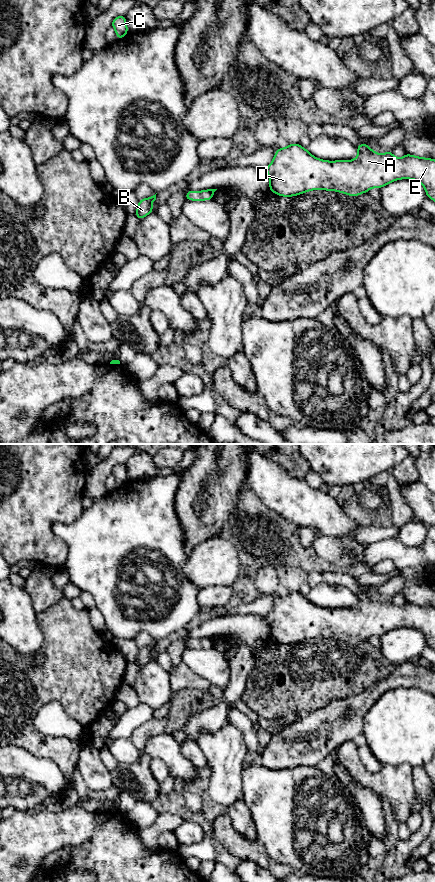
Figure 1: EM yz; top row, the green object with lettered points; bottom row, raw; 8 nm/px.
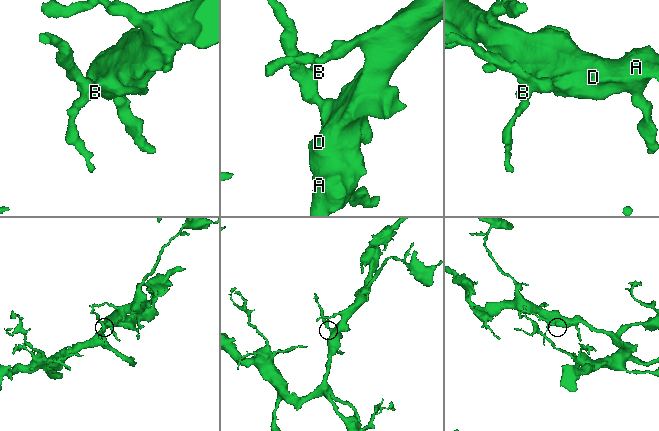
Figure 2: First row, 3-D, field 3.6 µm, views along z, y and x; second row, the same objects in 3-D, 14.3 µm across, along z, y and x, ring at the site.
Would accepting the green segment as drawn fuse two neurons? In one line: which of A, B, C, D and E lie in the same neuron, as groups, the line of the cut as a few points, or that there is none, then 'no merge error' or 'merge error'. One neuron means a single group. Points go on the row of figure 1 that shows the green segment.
A B C D E; no cut; no merge error

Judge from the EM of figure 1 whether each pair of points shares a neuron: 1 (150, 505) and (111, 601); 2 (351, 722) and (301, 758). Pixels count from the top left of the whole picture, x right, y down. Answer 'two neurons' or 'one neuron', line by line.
1: one neuron
2: one neuron

